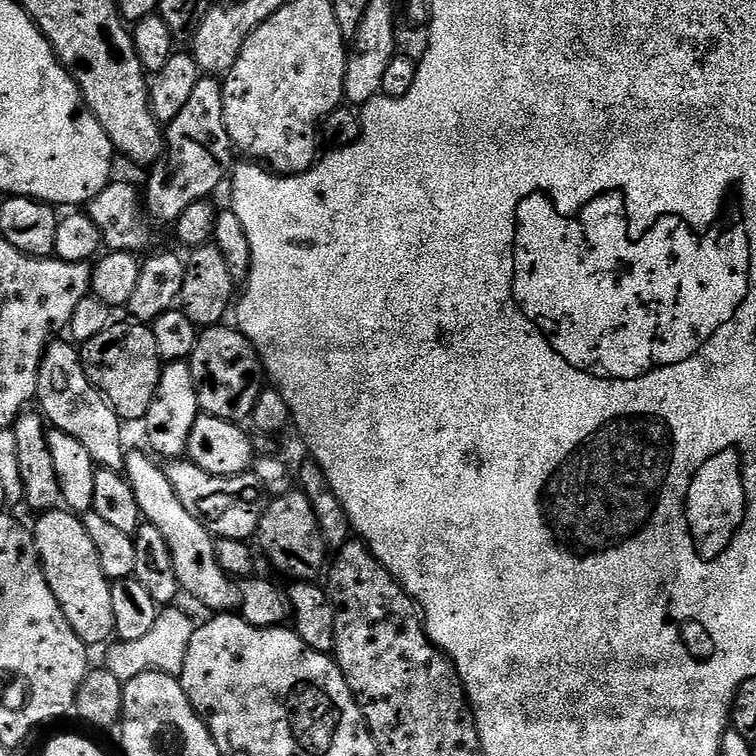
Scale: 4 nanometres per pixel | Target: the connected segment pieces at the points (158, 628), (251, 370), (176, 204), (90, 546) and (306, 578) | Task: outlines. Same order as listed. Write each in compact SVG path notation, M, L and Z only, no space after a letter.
M164 606L156 613L154 626L142 638L133 640L116 640L107 645L103 667L108 669L114 678L127 682L138 678L138 674L161 672L167 676L179 677L182 674L182 662L186 662L186 650L190 650L190 638L194 631L194 623L177 606Z
M232 326L224 327L205 328L197 335L196 349L190 357L194 386L203 415L219 420L244 422L252 415L254 402L262 391L266 373L256 347L244 337L243 332Z
M207 74L201 75L200 81L198 82L198 86L194 86L194 91L190 94L190 99L186 101L186 106L182 106L182 111L178 113L178 118L174 118L173 120L167 121L166 124L166 151L163 156L160 157L159 160L156 161L155 164L151 165L150 171L152 172L148 176L148 185L143 185L142 188L142 200L146 205L147 211L149 213L152 212L157 216L160 220L168 220L168 222L174 222L177 218L182 214L182 210L186 210L186 206L190 206L194 202L198 202L199 200L207 200L213 194L212 191L215 190L216 187L219 186L220 183L225 183L226 177L233 171L234 168L234 159L232 160L232 156L234 157L234 145L232 143L232 139L230 138L230 134L226 130L226 122L224 121L224 107L222 106L222 98L224 97L224 86L223 83L215 76L209 76Z
M53 510L37 515L34 539L36 549L40 552L40 565L44 568L44 577L58 602L62 606L62 614L66 614L66 622L78 634L78 638L86 646L92 644L107 645L116 635L114 626L114 606L112 605L112 585L102 570L102 562L98 562L98 550L94 550L94 541L86 534L83 519L77 513L67 510Z
M293 490L269 499L260 519L258 541L268 560L280 572L285 572L296 582L316 582L325 575L330 560L330 549L318 526L318 518L310 506L310 498L299 490Z

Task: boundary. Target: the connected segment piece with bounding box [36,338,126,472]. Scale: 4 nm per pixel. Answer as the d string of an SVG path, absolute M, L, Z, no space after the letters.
M64 338L53 339L40 359L36 387L39 411L55 431L70 434L70 438L78 438L96 465L120 472L126 455L126 447L120 441L122 421L100 391L86 378L77 345L67 339L60 339Z

